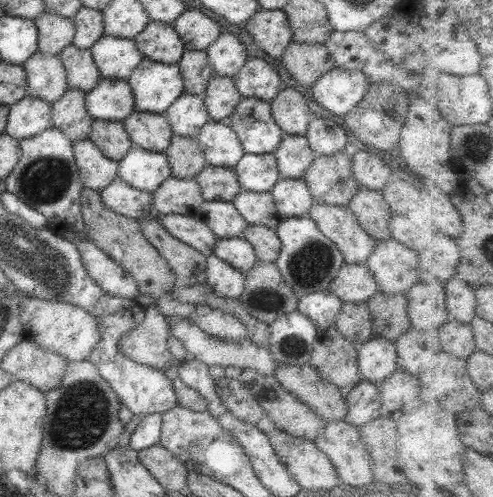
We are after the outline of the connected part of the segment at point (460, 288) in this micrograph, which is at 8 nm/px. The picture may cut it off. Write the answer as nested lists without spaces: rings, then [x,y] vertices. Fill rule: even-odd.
[[[459,276],[449,279],[446,283],[446,304],[451,319],[471,323],[477,314],[476,288]]]

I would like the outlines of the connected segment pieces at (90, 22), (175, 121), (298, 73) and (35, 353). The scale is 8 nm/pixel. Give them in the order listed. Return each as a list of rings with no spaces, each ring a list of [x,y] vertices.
[[[82,6],[69,19],[74,26],[71,44],[79,50],[91,48],[91,45],[103,35],[103,21],[100,11]]]
[[[181,93],[163,113],[173,135],[195,138],[201,126],[209,122],[202,95]]]
[[[289,42],[279,57],[287,72],[308,88],[321,74],[331,70],[335,64],[325,46],[310,43]]]
[[[21,340],[7,351],[1,360],[1,370],[9,372],[14,380],[25,381],[37,390],[46,392],[59,386],[63,378],[68,362],[65,358],[59,357],[49,348],[41,347],[33,341]]]

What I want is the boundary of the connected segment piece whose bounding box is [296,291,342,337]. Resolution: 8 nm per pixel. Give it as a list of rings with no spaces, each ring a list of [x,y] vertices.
[[[320,291],[298,297],[296,311],[309,318],[319,332],[319,336],[323,337],[327,327],[336,322],[336,316],[339,314],[341,306],[342,301],[337,296],[328,291]]]

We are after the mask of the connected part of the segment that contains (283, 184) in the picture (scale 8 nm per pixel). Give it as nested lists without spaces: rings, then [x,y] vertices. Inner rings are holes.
[[[279,179],[270,193],[281,218],[303,217],[315,203],[301,179]]]

